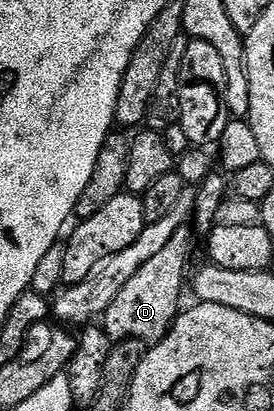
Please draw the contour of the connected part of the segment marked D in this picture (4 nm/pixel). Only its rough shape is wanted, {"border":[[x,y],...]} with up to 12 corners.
{"border":[[186,226],[103,314],[114,341],[161,342],[193,259]]}

